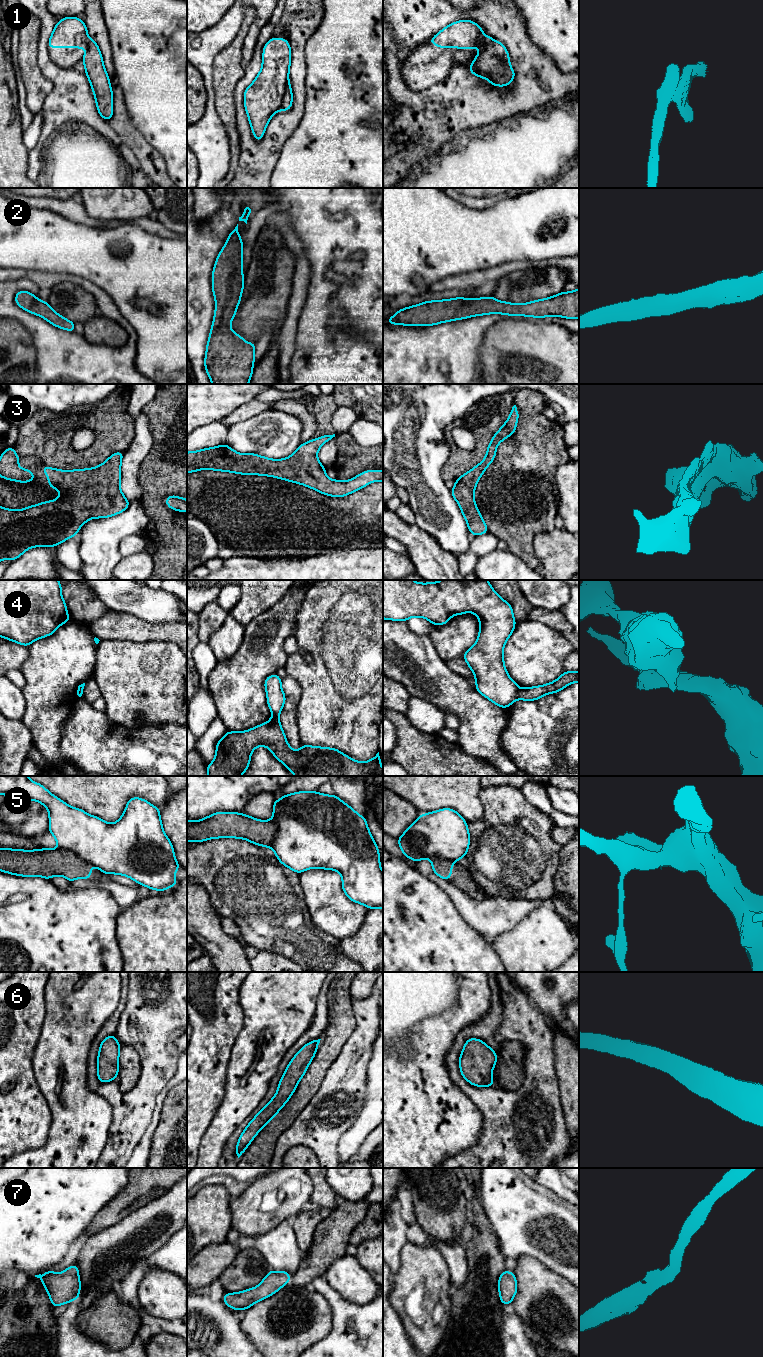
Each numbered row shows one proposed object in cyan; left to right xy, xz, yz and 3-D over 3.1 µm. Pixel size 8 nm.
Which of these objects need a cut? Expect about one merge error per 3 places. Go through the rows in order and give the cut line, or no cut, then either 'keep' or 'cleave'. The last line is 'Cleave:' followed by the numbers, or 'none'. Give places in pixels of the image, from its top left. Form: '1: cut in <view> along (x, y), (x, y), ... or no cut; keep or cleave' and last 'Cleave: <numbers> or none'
1: cut in xz along (288, 84), (279, 109); cleave
2: no cut; keep
3: no cut; keep
4: cut in yz along (519, 689), (517, 698); cleave
5: cut in xy along (60, 847), (73, 851), (92, 864); cleave
6: no cut; keep
7: no cut; keep
Cleave: 1, 4, 5

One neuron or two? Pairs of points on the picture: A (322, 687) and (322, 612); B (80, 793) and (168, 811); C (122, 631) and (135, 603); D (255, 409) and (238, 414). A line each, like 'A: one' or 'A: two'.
A: one
B: two
C: two
D: one

